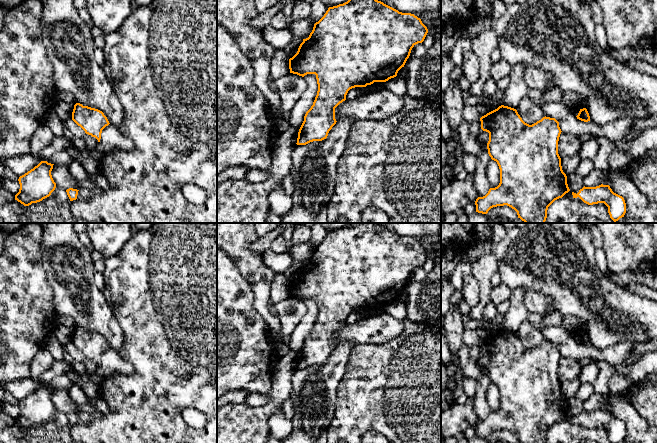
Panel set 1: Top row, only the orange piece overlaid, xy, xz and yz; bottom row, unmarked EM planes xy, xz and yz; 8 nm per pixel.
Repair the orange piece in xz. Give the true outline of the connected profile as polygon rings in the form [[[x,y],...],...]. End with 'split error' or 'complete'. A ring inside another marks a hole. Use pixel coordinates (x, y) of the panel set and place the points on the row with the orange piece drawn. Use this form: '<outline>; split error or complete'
[[[348,0],[329,7],[324,16],[314,24],[309,37],[303,39],[297,53],[289,59],[290,73],[304,77],[315,74],[318,91],[311,108],[306,112],[299,129],[297,145],[306,145],[327,138],[336,124],[335,108],[346,100],[348,91],[355,87],[366,87],[374,82],[386,82],[397,76],[410,56],[412,48],[422,43],[428,33],[421,19],[411,13],[402,13],[378,0]]]; complete

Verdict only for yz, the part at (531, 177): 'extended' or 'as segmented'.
as segmented

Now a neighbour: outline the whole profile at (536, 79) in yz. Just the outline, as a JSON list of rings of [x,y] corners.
[[[530,64],[525,67],[524,81],[533,95],[545,92],[548,84],[555,85],[552,74]]]

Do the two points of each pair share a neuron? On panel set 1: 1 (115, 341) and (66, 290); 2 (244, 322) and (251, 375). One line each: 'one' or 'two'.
1: one
2: one

